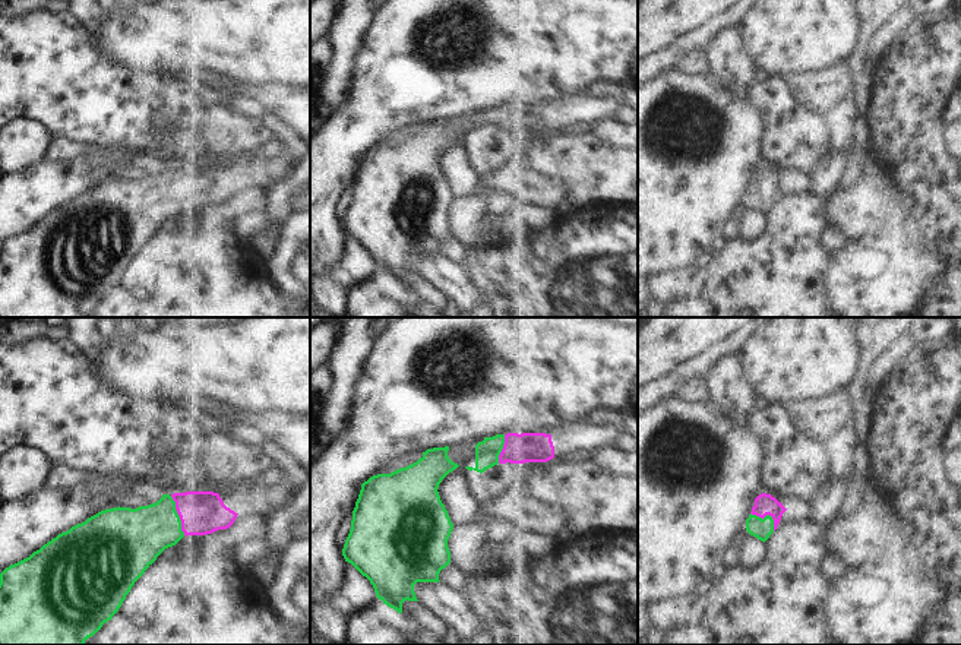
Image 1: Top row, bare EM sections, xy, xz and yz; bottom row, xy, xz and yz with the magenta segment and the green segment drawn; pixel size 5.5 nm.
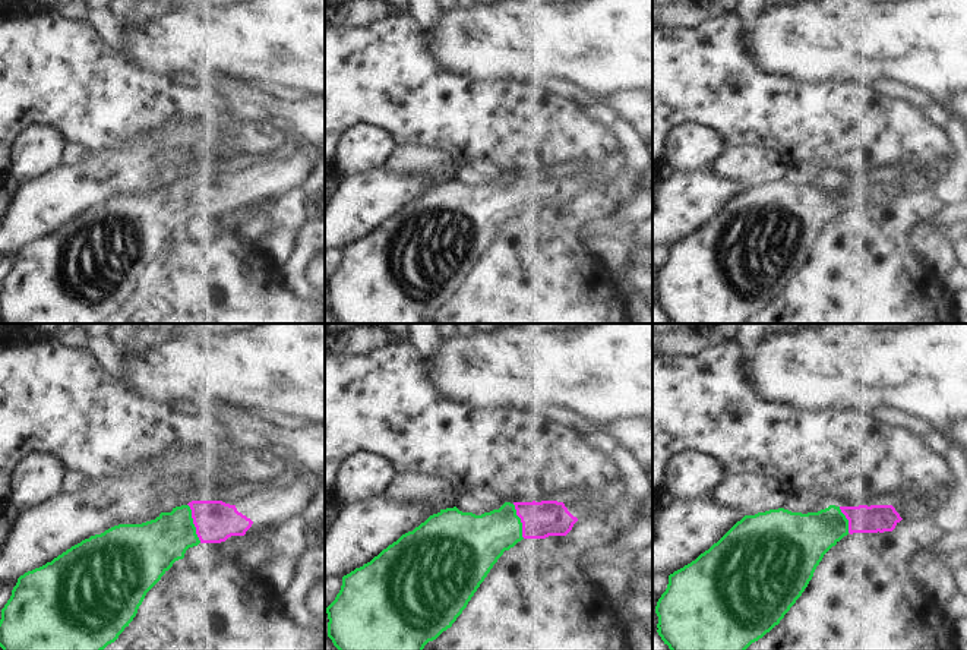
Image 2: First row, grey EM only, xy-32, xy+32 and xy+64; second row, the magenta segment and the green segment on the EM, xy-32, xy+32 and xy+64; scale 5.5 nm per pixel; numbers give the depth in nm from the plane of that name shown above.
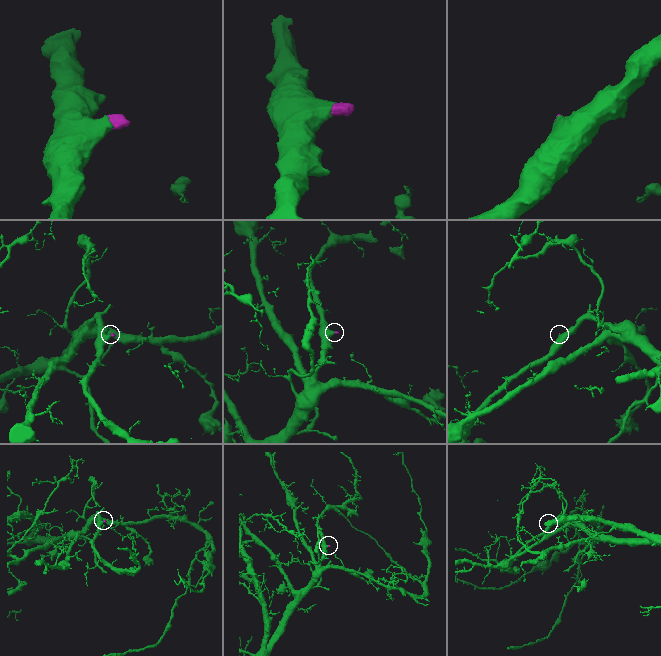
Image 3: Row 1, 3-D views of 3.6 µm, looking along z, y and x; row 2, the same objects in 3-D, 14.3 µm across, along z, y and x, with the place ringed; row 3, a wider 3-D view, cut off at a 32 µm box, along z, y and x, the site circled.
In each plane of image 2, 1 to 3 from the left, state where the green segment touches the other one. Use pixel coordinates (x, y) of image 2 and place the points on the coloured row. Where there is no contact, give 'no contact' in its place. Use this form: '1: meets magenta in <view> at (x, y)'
1: meets magenta in xy-32 at (193, 523)
2: meets magenta in xy+32 at (521, 521)
3: meets magenta in xy+64 at (847, 518)

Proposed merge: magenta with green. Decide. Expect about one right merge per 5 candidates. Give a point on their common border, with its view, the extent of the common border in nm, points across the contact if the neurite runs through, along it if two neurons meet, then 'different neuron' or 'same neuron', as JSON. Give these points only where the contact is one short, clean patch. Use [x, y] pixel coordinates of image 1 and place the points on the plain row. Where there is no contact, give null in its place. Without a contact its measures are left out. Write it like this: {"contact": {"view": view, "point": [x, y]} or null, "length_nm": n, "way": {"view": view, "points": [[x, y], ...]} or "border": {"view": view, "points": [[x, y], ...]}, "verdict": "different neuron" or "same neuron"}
{"contact": {"view": "xy", "point": [179, 187]}, "length_nm": 240, "way": {"view": "xy", "points": [[201, 185], [179, 187], [139, 208]]}, "verdict": "same neuron"}

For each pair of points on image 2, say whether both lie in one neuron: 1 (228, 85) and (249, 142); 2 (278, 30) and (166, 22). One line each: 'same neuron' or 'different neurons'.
1: different neurons
2: same neuron

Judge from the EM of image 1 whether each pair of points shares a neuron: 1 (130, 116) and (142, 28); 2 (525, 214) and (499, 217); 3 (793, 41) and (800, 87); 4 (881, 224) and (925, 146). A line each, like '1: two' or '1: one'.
1: two
2: one
3: two
4: two

